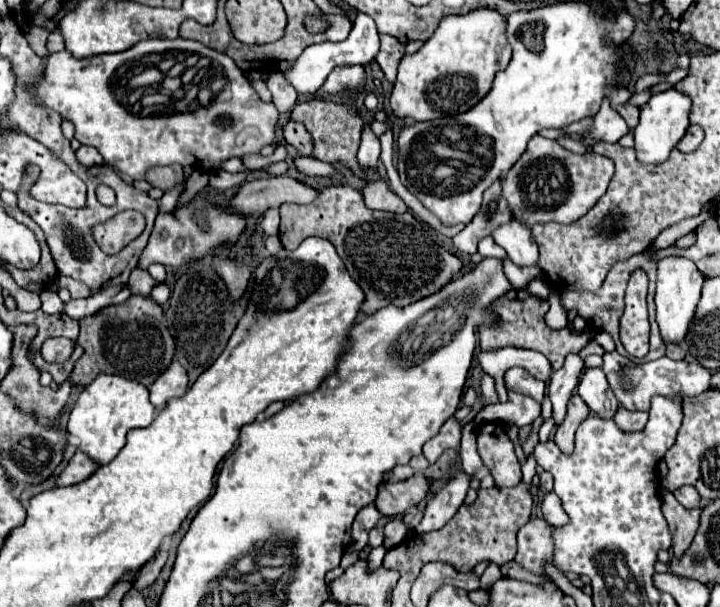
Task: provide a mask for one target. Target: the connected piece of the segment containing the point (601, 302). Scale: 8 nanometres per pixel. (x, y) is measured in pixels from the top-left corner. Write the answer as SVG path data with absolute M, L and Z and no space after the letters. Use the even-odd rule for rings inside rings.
M646 250L646 252L642 252L642 254L636 254L636 256L628 258L626 262L614 264L614 266L612 266L612 270L610 270L610 272L608 272L608 276L606 276L606 280L604 280L602 288L600 288L600 290L596 290L596 292L566 292L566 294L562 294L562 296L560 296L560 302L562 302L562 306L566 308L566 312L576 310L576 314L578 314L578 316L582 316L582 318L586 320L586 324L588 324L588 328L590 328L590 330L594 330L594 332L608 332L608 334L614 338L614 342L616 342L616 350L618 350L618 352L623 356L630 358L630 360L635 364L642 364L644 362L656 360L656 358L662 358L662 356L666 354L666 344L662 342L662 338L660 338L660 334L658 334L658 324L656 323L654 297L656 289L656 264L658 264L658 260L654 260L654 258L652 258L652 254L654 254L654 250ZM632 268L644 268L644 270L648 272L648 278L650 278L650 286L648 286L650 350L648 350L648 354L646 354L644 358L634 358L633 356L630 356L630 354L628 354L624 349L623 345L620 344L619 337L619 319L622 315L622 310L624 310L624 290L626 290L626 284L628 284L628 278L630 278Z

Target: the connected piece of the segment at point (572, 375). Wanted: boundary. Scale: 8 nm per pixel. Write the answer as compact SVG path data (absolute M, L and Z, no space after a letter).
M570 354L570 356L566 356L564 366L552 374L552 380L548 386L548 396L552 400L554 428L558 428L566 418L566 406L580 382L582 368L584 368L582 358L578 354Z

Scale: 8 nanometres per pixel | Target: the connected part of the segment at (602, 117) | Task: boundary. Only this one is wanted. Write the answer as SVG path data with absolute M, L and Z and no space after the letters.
M604 98L598 114L594 116L594 126L588 136L584 136L584 144L592 146L594 140L606 140L606 142L618 142L624 134L628 134L630 128L626 120L607 104L607 98Z

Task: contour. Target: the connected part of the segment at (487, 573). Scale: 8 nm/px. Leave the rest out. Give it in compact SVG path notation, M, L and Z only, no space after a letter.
M490 562L490 564L486 566L486 570L484 570L484 574L480 576L480 588L482 588L482 590L490 590L490 586L492 586L500 576L502 576L500 566L494 564L494 562Z

